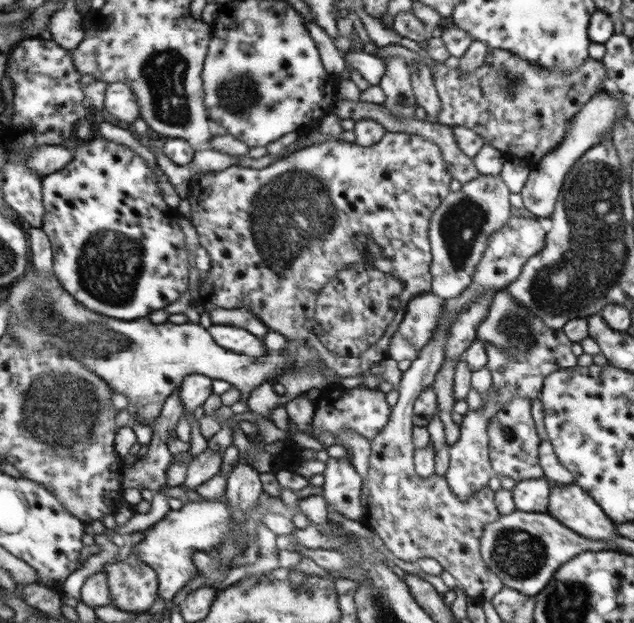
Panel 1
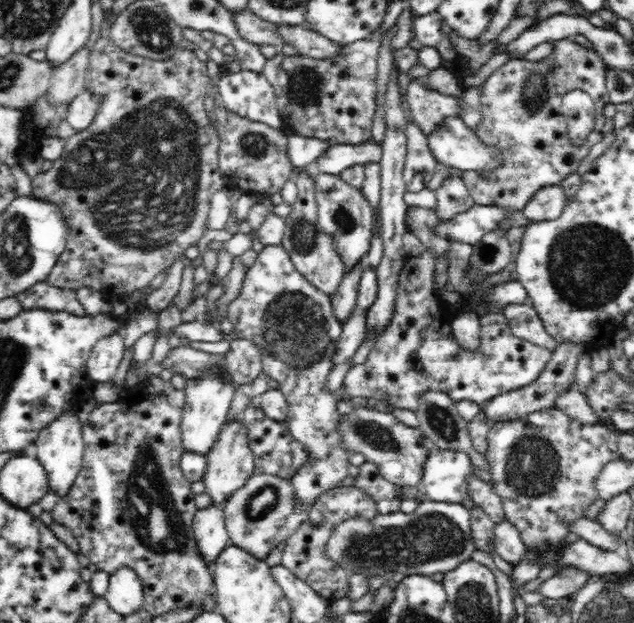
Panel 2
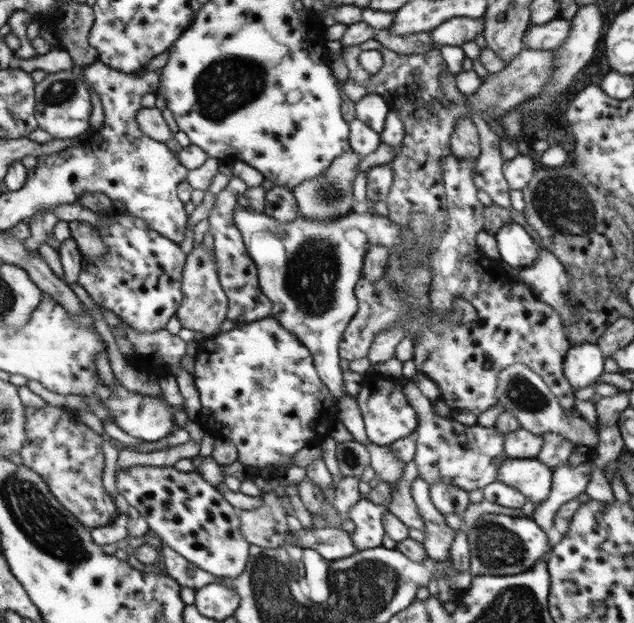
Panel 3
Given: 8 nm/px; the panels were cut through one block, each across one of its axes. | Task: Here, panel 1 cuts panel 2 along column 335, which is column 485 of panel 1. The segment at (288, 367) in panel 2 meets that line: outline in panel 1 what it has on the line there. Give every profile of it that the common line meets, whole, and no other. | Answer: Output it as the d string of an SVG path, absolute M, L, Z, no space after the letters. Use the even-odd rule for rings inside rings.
M506 288L499 289L492 299L487 316L479 323L476 341L483 341L487 357L486 368L492 375L491 388L495 394L484 394L484 407L468 410L460 427L460 439L449 446L449 467L445 478L450 490L460 502L471 498L475 492L488 486L492 468L488 460L488 424L500 412L506 402L516 397L539 399L543 384L554 372L577 367L577 358L572 353L573 342L563 330L548 327L530 309L516 301Z

